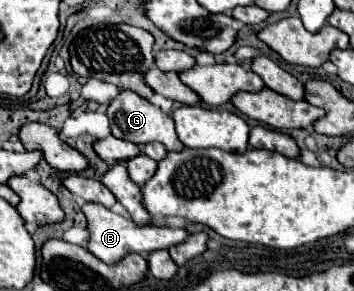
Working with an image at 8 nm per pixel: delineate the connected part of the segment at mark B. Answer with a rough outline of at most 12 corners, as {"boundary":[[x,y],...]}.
{"boundary":[[83,203],[87,249],[103,263],[169,249],[185,229],[139,227],[99,203]]}

